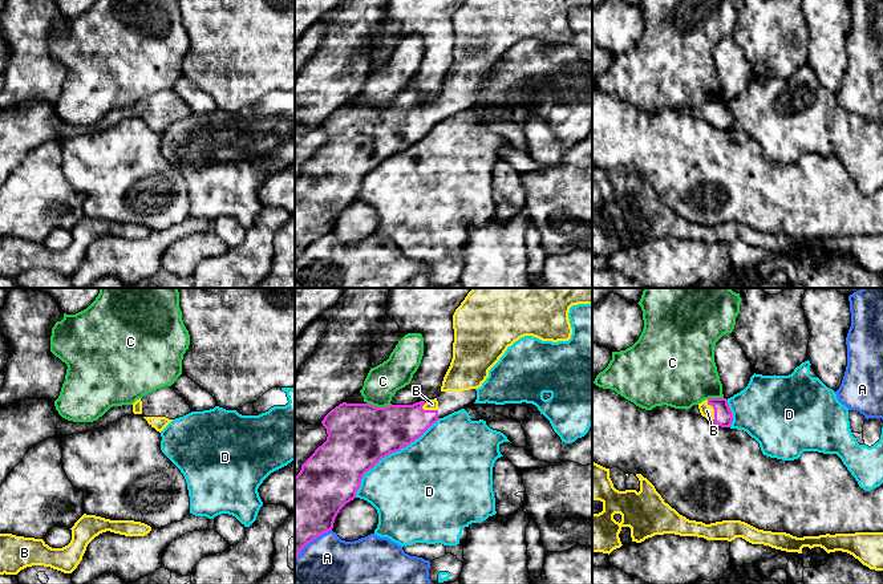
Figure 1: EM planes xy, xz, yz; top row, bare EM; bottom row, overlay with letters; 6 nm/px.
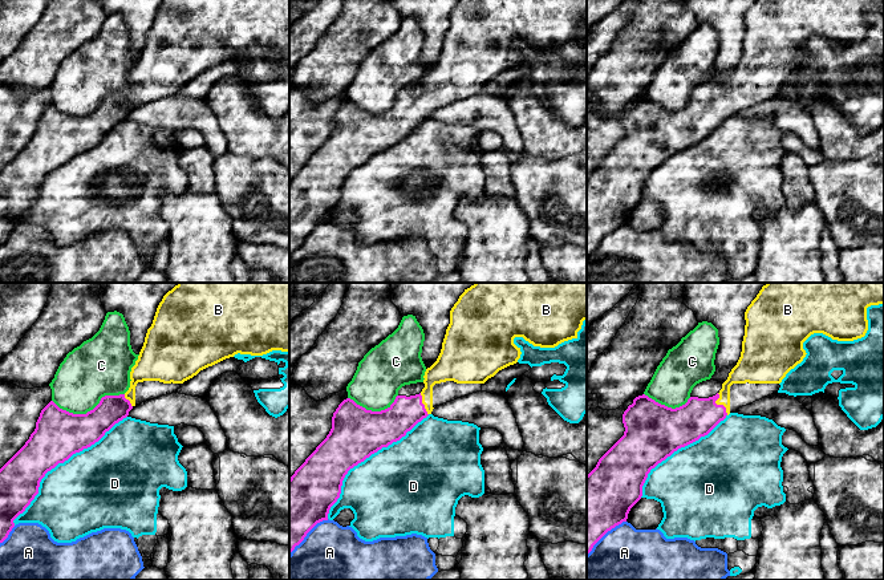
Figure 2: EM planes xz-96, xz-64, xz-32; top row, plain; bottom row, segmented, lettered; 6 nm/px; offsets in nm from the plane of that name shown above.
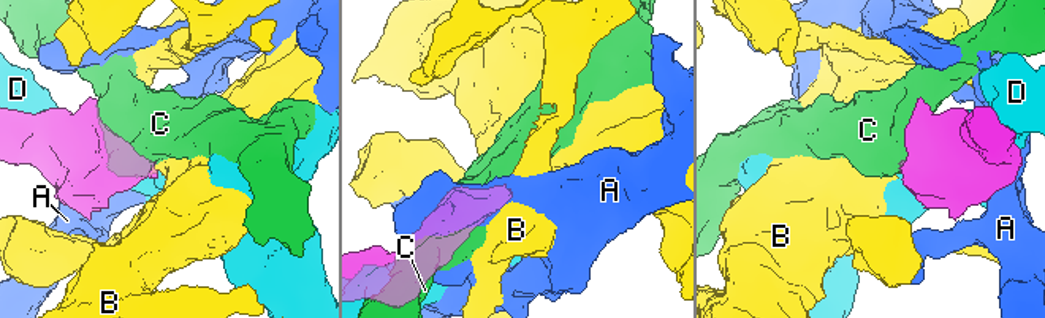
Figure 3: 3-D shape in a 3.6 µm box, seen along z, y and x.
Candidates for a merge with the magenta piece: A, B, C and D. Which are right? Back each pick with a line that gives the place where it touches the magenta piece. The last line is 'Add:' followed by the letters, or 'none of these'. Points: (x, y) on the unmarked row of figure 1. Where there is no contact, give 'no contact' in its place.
B: yz (715, 114)
Add: B

